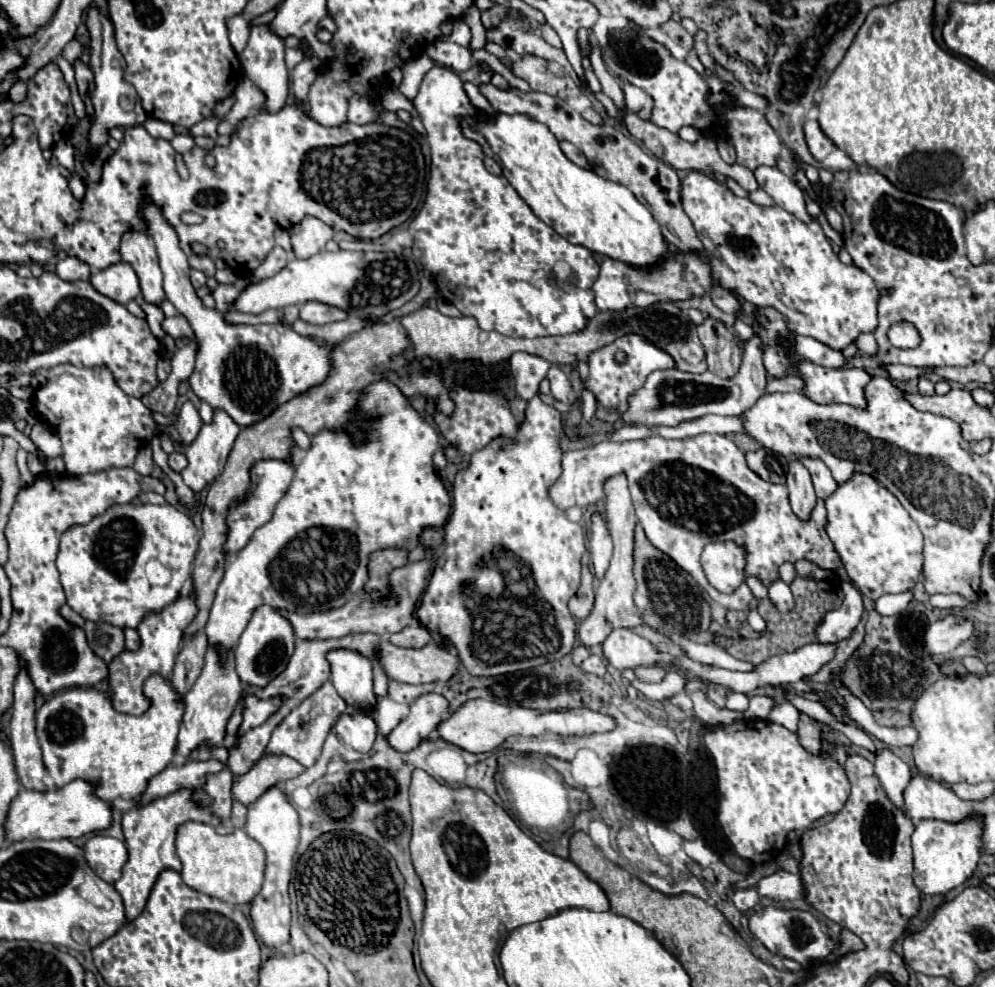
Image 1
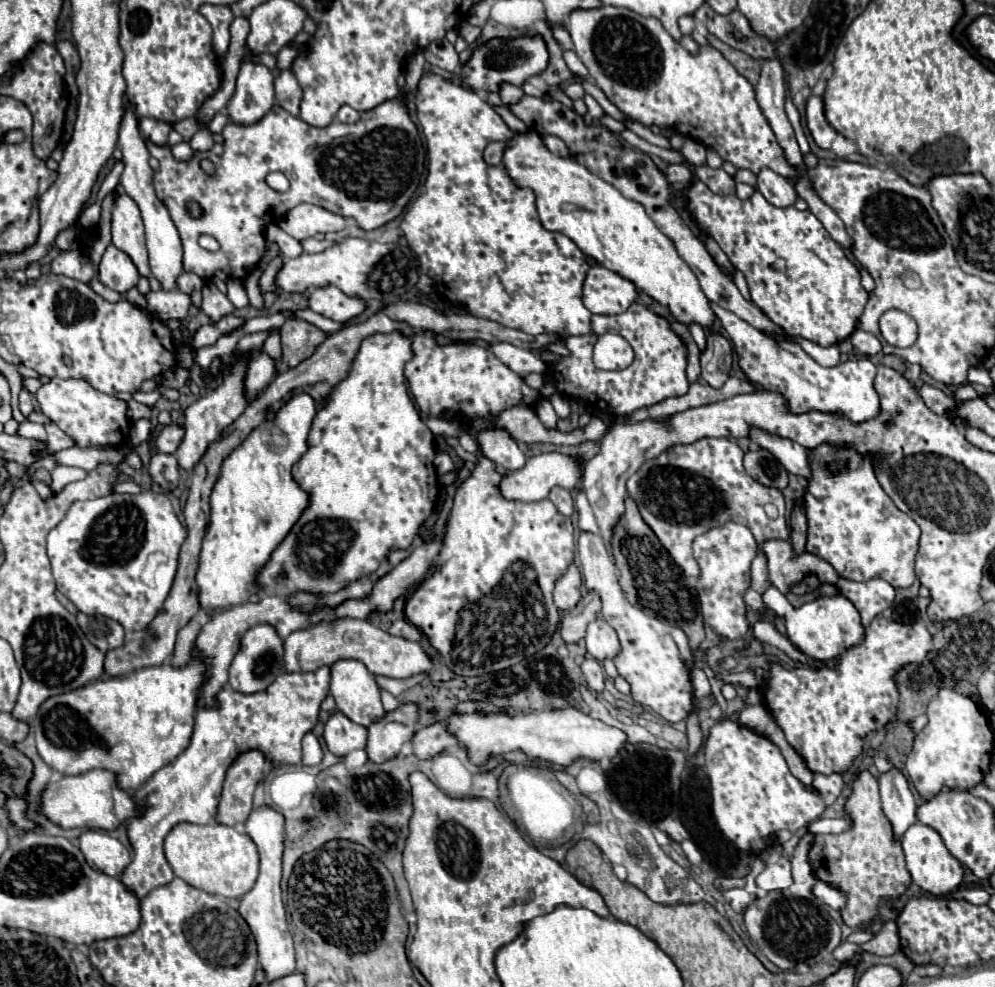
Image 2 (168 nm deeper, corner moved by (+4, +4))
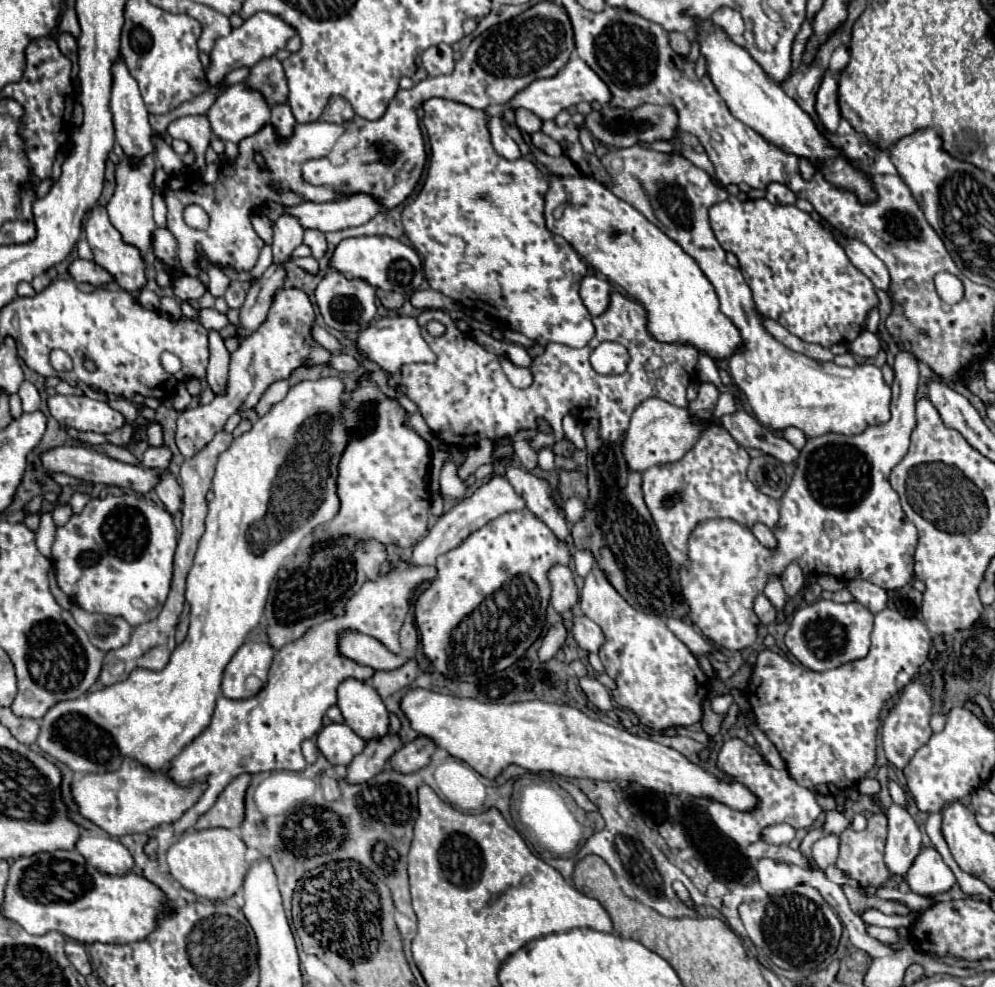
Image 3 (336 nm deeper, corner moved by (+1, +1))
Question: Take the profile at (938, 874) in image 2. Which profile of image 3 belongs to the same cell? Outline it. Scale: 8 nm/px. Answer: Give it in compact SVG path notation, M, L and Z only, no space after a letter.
M923 847L907 871L907 883L911 891L919 895L945 893L955 885L955 875L937 853L935 847Z

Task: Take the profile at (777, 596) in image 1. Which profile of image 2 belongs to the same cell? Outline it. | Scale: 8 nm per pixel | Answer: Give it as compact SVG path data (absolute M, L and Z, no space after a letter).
M770 586L764 592L764 602L766 602L766 608L774 610L778 616L784 618L788 640L812 660L830 662L830 660L838 658L842 652L846 652L848 648L858 646L864 640L866 630L862 626L860 614L854 608L854 604L842 594L822 596L818 600L814 600L814 602L808 602L808 604L804 604L800 608L794 608L782 592L778 592L774 586Z

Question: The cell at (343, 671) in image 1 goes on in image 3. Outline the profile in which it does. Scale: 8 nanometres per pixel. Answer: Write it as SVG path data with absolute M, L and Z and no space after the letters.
M345 679L337 689L337 707L345 723L365 741L381 739L389 731L389 715L379 693L359 679Z

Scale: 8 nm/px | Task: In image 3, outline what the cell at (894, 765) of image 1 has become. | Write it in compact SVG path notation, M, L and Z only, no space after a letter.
M893 803L887 809L889 835L885 845L885 863L891 873L905 875L921 851L921 831L907 807Z

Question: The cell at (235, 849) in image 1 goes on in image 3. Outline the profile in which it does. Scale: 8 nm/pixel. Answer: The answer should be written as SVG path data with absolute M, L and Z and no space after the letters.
M223 827L189 829L183 833L183 837L177 843L169 847L167 865L171 875L185 889L193 891L197 897L227 899L241 889L249 873L245 851L247 851L247 845L243 843L243 839L229 829L223 829Z

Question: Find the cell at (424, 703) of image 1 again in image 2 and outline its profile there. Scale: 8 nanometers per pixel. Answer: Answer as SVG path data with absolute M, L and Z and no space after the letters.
M416 704L398 706L394 712L388 712L380 722L368 726L368 744L366 754L374 764L382 764L396 756L400 746L408 742L416 732L418 708Z

